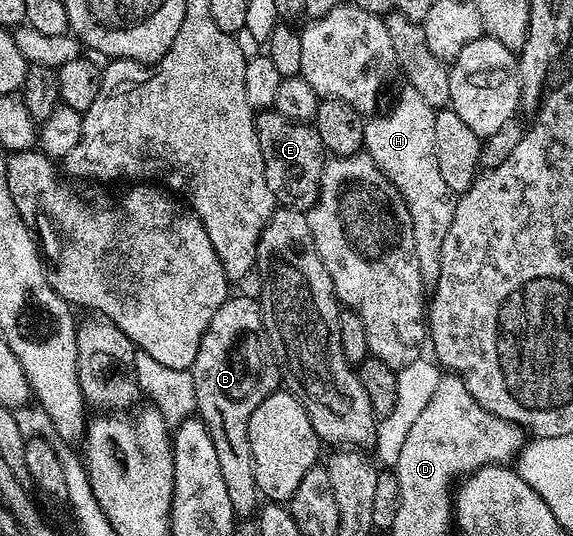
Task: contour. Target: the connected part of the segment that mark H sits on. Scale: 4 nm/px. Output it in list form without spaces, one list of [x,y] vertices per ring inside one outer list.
[[[407,86],[401,89],[389,112],[381,111],[365,119],[363,151],[402,194],[406,210],[410,210],[414,254],[418,254],[418,266],[425,285],[431,286],[438,278],[442,241],[446,239],[446,230],[450,230],[456,206],[454,194],[438,170],[438,158],[434,158],[434,118],[437,109],[432,108],[430,102],[425,102],[418,90]]]

